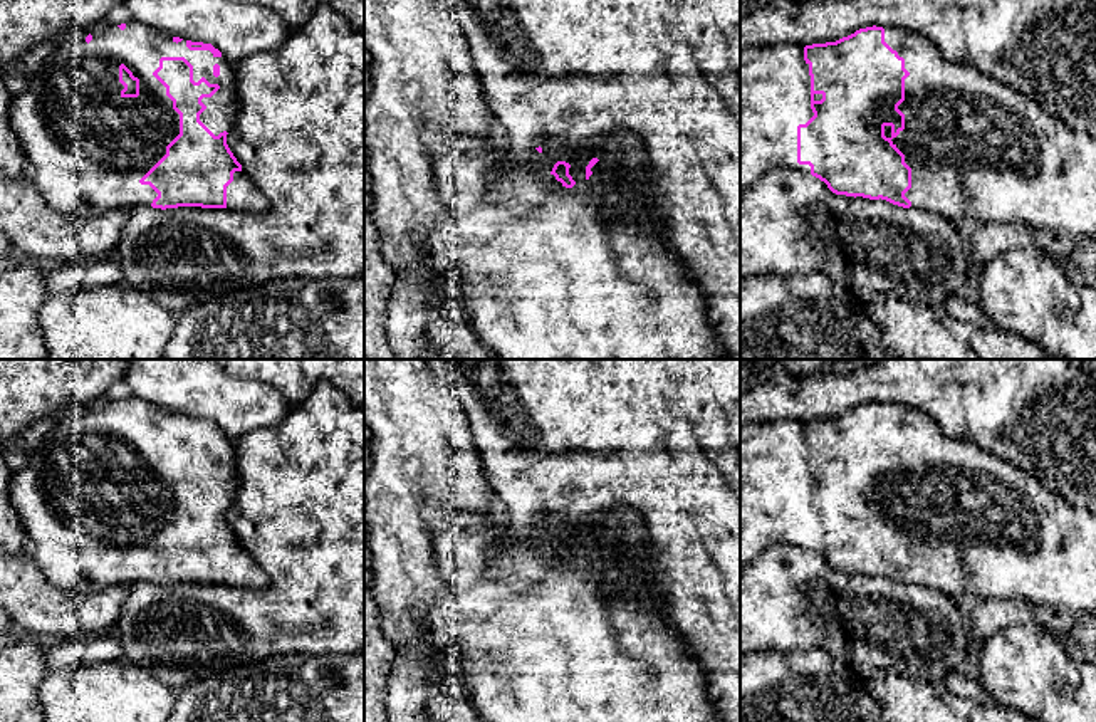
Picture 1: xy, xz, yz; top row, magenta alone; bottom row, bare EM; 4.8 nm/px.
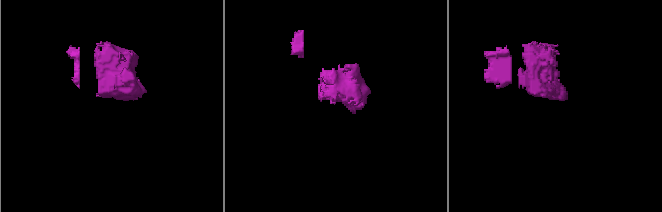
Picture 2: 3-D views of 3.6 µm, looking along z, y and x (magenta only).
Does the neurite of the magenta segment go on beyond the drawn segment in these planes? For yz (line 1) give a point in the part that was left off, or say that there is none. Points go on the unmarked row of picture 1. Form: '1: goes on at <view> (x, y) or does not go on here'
1: goes on at yz (975, 523)

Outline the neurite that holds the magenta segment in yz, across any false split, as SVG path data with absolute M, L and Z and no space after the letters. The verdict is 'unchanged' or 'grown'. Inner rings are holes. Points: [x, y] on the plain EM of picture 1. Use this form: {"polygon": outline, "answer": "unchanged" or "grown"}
{"polygon": "M866 403L836 418L780 420L747 423L740 426L740 568L774 546L812 551L836 571L886 576L903 584L940 589L952 598L979 593L992 599L1019 599L1032 606L1066 608L1076 615L1096 615L1096 514L1073 507L1059 494L1049 490L1034 475L995 453L985 452L968 440L947 437L938 423L921 410L896 403Z", "answer": "grown"}

